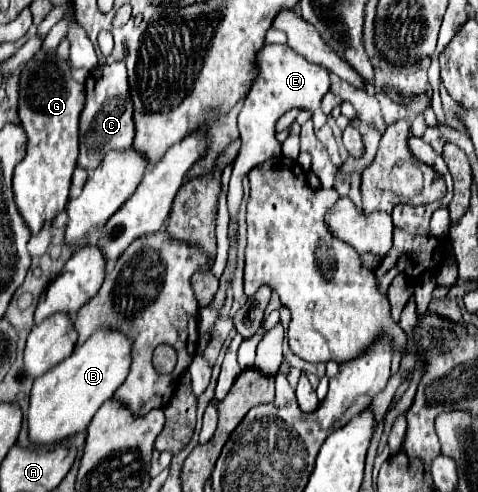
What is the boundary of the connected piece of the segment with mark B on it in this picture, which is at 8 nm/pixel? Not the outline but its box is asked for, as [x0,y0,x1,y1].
[29,330,131,444]

